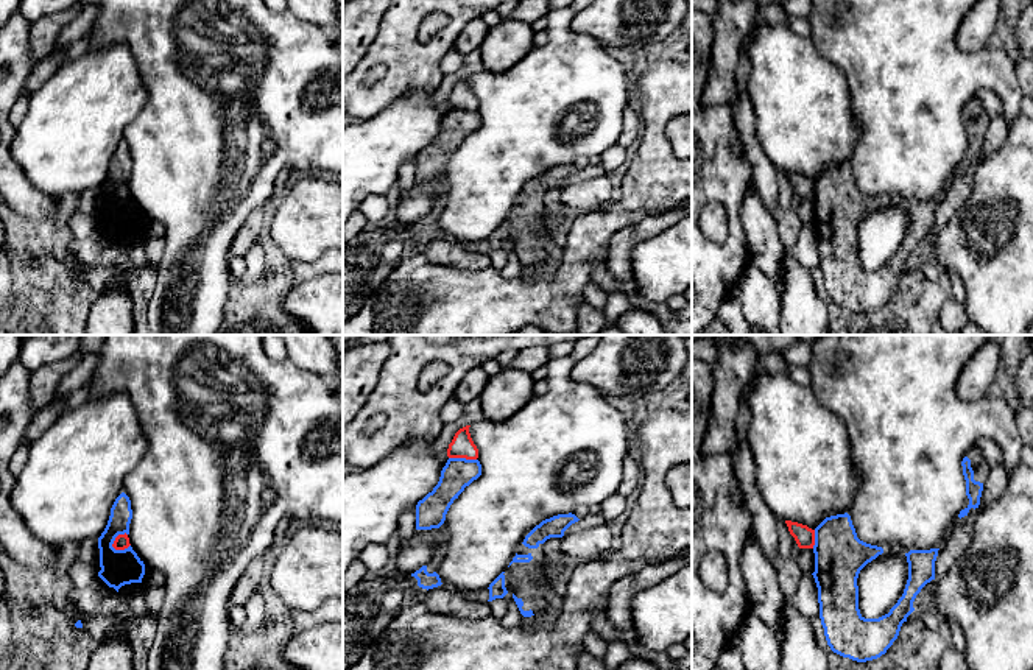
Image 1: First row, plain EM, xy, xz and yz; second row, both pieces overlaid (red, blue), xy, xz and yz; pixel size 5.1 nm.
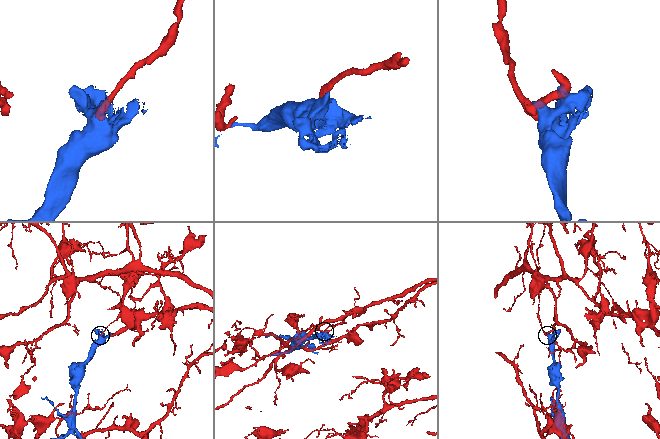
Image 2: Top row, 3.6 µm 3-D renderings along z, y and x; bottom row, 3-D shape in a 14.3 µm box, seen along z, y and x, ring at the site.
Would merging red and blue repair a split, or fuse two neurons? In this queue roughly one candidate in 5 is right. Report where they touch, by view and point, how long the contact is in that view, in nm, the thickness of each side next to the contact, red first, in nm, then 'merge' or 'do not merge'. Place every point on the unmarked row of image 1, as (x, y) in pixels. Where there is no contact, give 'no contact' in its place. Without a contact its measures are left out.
meets red in xy at (116, 190); contact 120 nm long; 80 nm thick on the red side, 190 nm on the other; do not merge

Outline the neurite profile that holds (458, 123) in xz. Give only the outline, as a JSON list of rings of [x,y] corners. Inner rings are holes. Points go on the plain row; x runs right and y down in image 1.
[[[449,109],[438,136],[416,156],[416,181],[439,179],[453,151],[480,126],[478,111]]]

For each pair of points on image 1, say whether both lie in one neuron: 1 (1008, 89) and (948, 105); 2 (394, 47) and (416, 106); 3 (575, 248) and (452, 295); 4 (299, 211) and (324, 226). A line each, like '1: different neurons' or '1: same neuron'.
1: same neuron
2: different neurons
3: same neuron
4: same neuron

